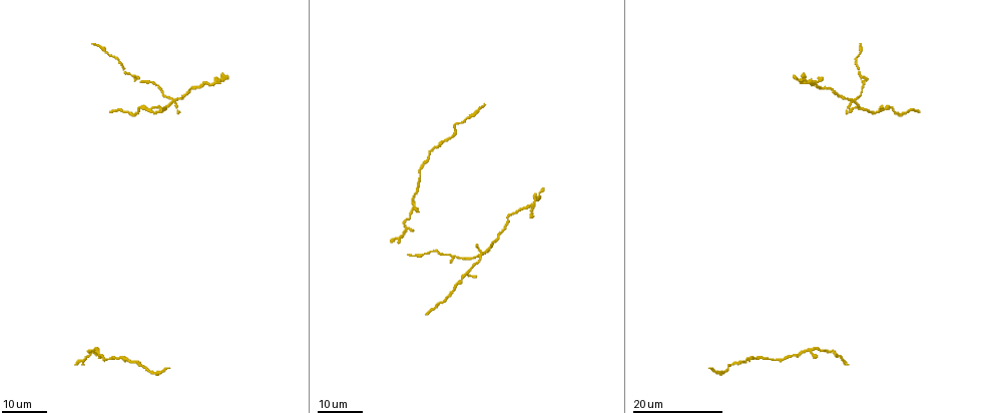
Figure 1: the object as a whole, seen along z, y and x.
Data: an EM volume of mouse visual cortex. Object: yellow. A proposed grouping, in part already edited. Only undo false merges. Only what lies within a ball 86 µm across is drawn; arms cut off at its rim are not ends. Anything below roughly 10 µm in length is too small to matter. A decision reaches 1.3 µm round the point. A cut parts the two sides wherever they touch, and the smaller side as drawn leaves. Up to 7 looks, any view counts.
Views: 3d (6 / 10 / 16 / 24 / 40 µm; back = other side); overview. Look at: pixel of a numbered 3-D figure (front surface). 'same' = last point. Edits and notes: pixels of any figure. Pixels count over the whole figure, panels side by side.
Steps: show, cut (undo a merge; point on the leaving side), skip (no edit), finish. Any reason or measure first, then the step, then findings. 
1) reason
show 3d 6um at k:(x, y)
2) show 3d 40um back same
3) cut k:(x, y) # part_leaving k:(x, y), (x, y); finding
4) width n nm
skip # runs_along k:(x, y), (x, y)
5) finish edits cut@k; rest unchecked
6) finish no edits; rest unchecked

thick turns thin
show 3d 24um at 1:(880, 112)

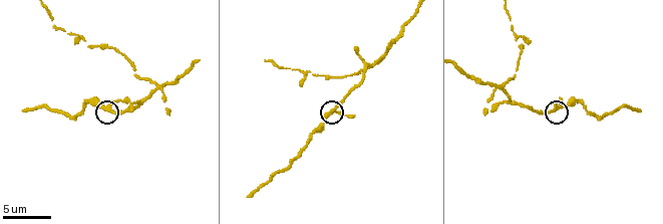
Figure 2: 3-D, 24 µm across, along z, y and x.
show 3d 6um at 2:(554, 109)

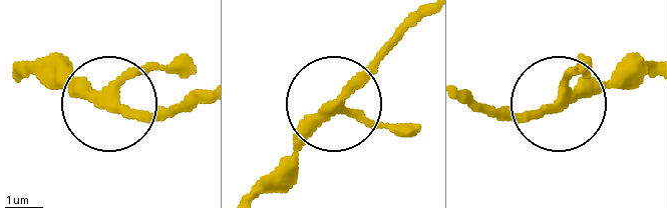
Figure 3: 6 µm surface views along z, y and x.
arms 3
skip # continuous, no second cell

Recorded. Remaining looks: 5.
four-way junction
show 3d 10um at 2:(500, 84)

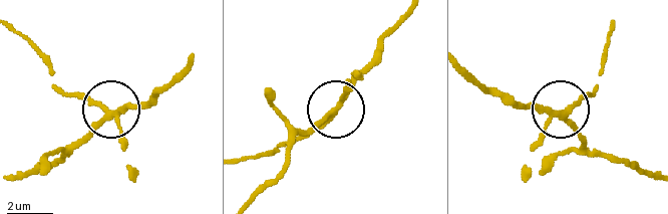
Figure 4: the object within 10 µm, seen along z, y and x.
show 3d 6um at 4:(107, 111)

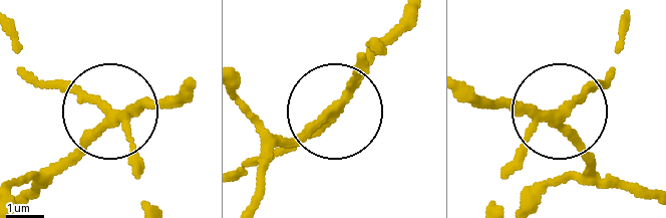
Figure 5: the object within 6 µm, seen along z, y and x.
side_arm 22 um
skip # continuous, no second cell

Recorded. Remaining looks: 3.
three-way junction
show 3d 16um at 1:(404, 224)

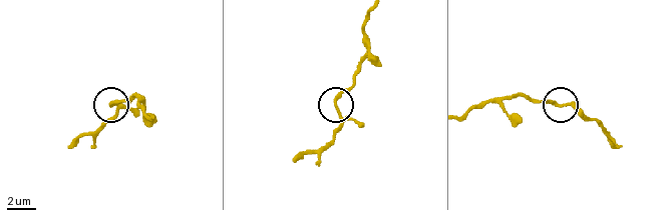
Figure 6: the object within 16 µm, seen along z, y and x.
zoom in
show 3d 10um at 6:(566, 106)

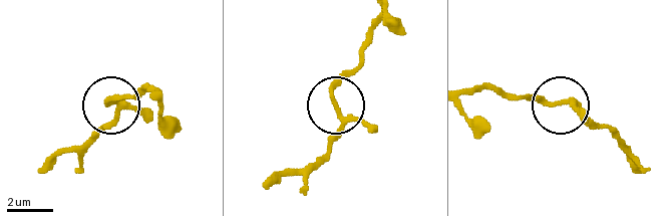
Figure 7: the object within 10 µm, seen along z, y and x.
arms 3
skip # runs_along 7:(371, 42), (336, 86), (338, 133), (333, 148); all the same cell

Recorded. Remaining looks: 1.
finish no edits; rest unchecked

